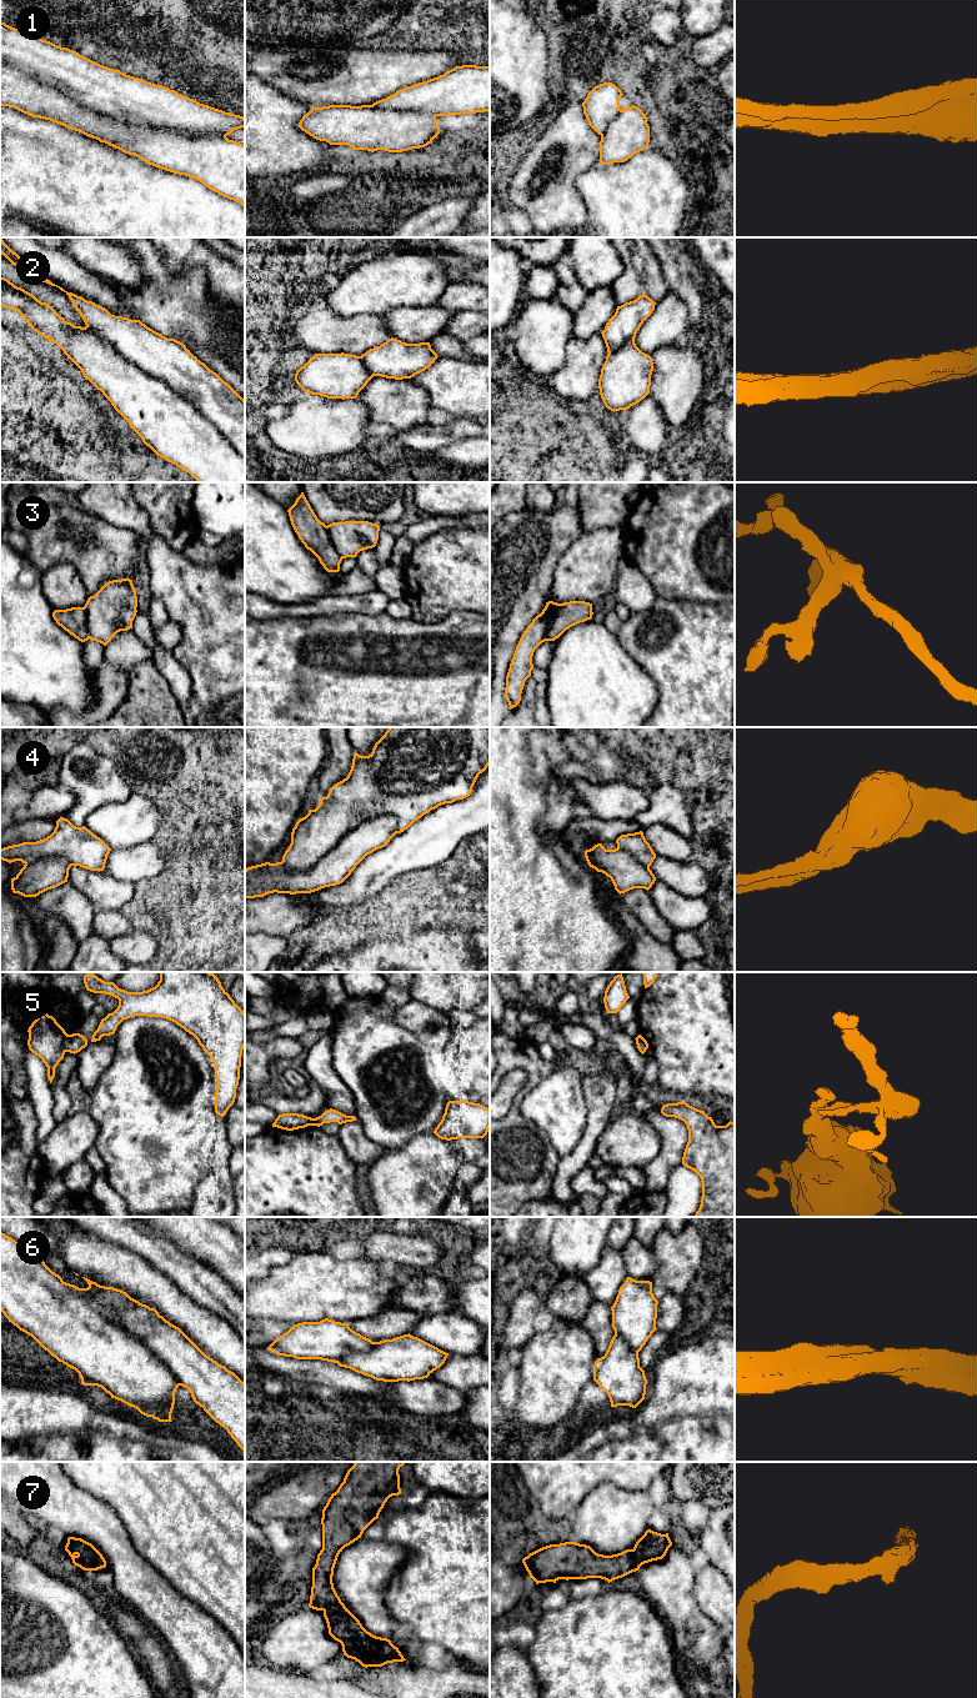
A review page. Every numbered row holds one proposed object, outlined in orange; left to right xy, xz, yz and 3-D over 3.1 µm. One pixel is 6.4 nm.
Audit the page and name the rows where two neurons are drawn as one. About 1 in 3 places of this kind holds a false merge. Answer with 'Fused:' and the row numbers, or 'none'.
Fused: 5

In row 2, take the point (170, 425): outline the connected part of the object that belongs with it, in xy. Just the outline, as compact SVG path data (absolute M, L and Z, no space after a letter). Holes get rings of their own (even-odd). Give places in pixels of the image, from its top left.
M1 237L0 254L4 255L12 265L15 265L22 275L29 276L34 281L42 281L51 286L56 286L61 291L64 291L74 304L74 307L80 314L86 326L81 327L67 322L49 304L41 302L32 294L25 291L21 287L15 286L7 279L1 276L0 305L5 309L17 311L27 322L27 326L31 327L31 330L36 331L39 335L56 344L64 351L64 354L81 370L85 380L89 380L97 390L102 392L102 395L111 402L114 409L129 422L130 427L141 437L142 442L146 446L149 446L157 456L176 465L182 471L189 472L199 482L245 482L245 400L227 382L225 382L216 372L210 370L204 362L201 362L196 356L194 356L182 342L175 339L167 339L162 336L161 334L147 327L140 320L131 320L127 317L111 315L105 307L96 305L92 301L87 301L84 297L77 296L72 292L67 292L62 287L52 284L41 274L39 267L31 265L25 257L21 257L16 252L14 252Z

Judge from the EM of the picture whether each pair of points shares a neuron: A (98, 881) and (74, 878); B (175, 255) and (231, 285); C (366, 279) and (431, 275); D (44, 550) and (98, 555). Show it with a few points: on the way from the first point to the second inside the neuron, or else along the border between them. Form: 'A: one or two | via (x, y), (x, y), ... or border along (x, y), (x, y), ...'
A: one | via (91, 881), (80, 878)
B: one | via (189, 255), (203, 256), (218, 271)
C: one | via (382, 279), (415, 279)
D: one | via (58, 550), (84, 550)

